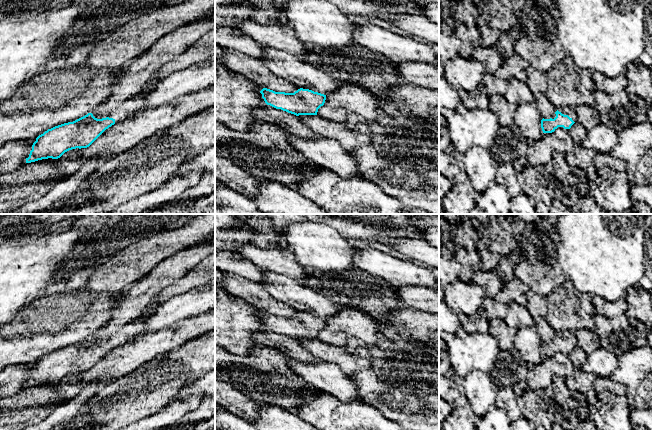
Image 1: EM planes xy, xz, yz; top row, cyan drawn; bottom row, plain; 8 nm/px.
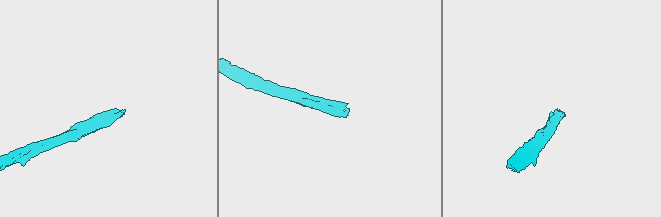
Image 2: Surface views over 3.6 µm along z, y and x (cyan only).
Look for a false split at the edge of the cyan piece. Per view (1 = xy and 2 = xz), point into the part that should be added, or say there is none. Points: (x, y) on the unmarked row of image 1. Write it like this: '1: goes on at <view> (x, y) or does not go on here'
1: goes on at xy (135, 328)
2: does not go on here

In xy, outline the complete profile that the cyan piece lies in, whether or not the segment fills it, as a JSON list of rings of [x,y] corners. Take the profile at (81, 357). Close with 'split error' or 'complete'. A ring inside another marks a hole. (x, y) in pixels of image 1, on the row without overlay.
[[[152,302],[141,317],[125,324],[102,343],[88,337],[73,346],[48,353],[36,362],[26,387],[48,382],[58,383],[69,374],[89,371],[106,353],[144,334],[146,315],[155,312],[160,304]]]; split error

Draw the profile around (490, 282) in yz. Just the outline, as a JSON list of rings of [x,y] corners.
[[[475,269],[471,282],[479,285],[485,297],[494,299],[497,293],[504,286],[504,282],[500,279],[496,270],[491,271],[481,271],[479,269]]]

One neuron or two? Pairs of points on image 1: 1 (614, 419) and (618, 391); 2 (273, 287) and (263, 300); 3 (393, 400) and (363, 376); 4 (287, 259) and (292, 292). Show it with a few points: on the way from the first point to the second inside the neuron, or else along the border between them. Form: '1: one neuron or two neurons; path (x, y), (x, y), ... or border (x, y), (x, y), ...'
1: one neuron; path (614, 412), (614, 400), (616, 398)
2: two neurons; border (262, 283), (263, 287), (274, 298), (288, 305)
3: one neuron; path (386, 396), (381, 394), (370, 383)
4: two neurons; border (267, 272), (281, 273), (298, 281)

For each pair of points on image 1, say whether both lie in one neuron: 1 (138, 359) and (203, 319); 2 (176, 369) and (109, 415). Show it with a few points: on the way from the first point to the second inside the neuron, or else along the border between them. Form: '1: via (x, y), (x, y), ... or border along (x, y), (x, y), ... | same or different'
1: via (154, 343), (171, 338), (187, 329) | same
2: via (159, 385), (145, 399), (126, 409) | same

